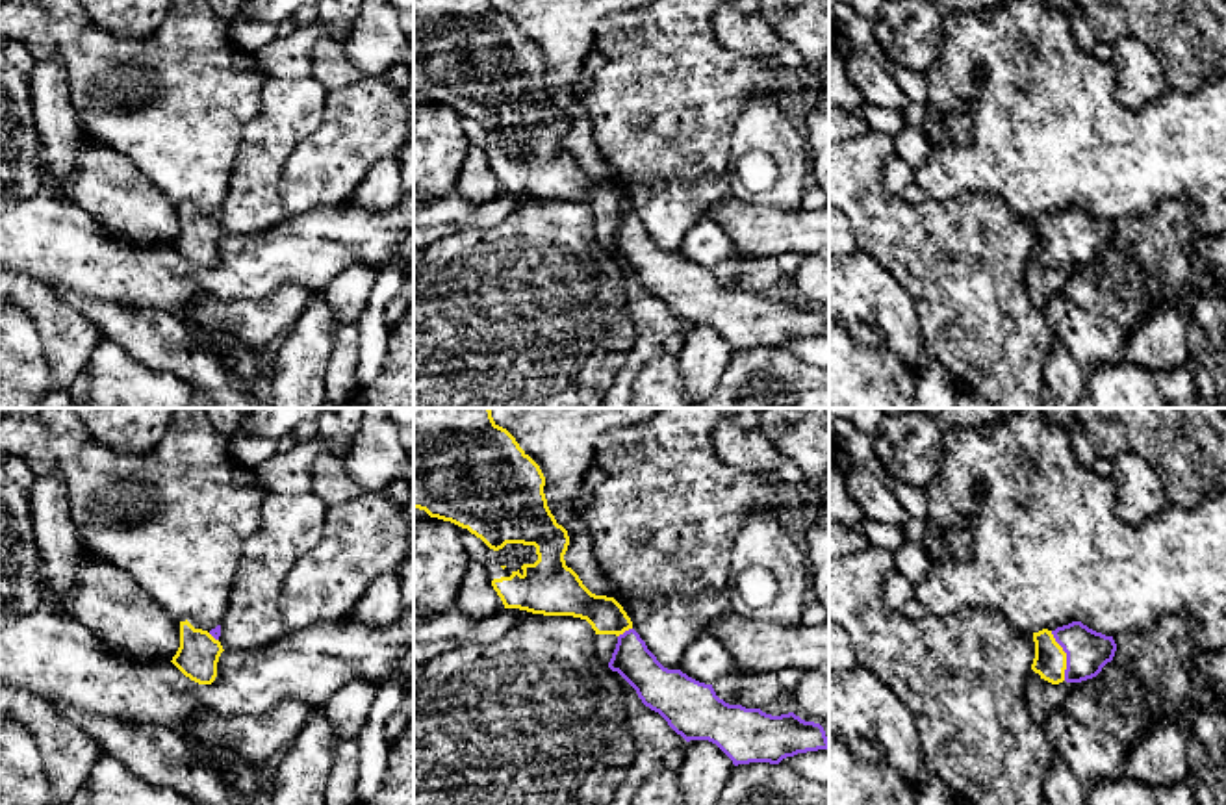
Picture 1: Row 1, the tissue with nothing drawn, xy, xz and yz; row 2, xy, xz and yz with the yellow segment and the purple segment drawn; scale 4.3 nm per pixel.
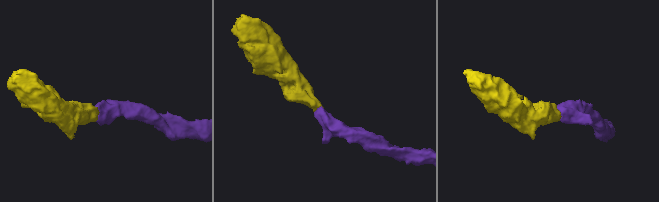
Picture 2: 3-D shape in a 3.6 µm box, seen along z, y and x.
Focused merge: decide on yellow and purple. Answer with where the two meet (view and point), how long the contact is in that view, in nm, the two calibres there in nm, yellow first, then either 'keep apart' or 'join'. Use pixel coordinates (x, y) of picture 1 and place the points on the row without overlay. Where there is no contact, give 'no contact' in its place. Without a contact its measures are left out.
meets yellow in yz at (1065, 240); contact 220 nm long; 140 nm thick on the yellow side, 190 nm on the other; join

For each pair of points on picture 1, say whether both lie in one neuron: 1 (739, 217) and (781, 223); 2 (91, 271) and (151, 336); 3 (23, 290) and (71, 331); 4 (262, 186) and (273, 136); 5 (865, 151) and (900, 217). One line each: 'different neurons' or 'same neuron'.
1: same neuron
2: different neurons
3: same neuron
4: same neuron
5: same neuron

